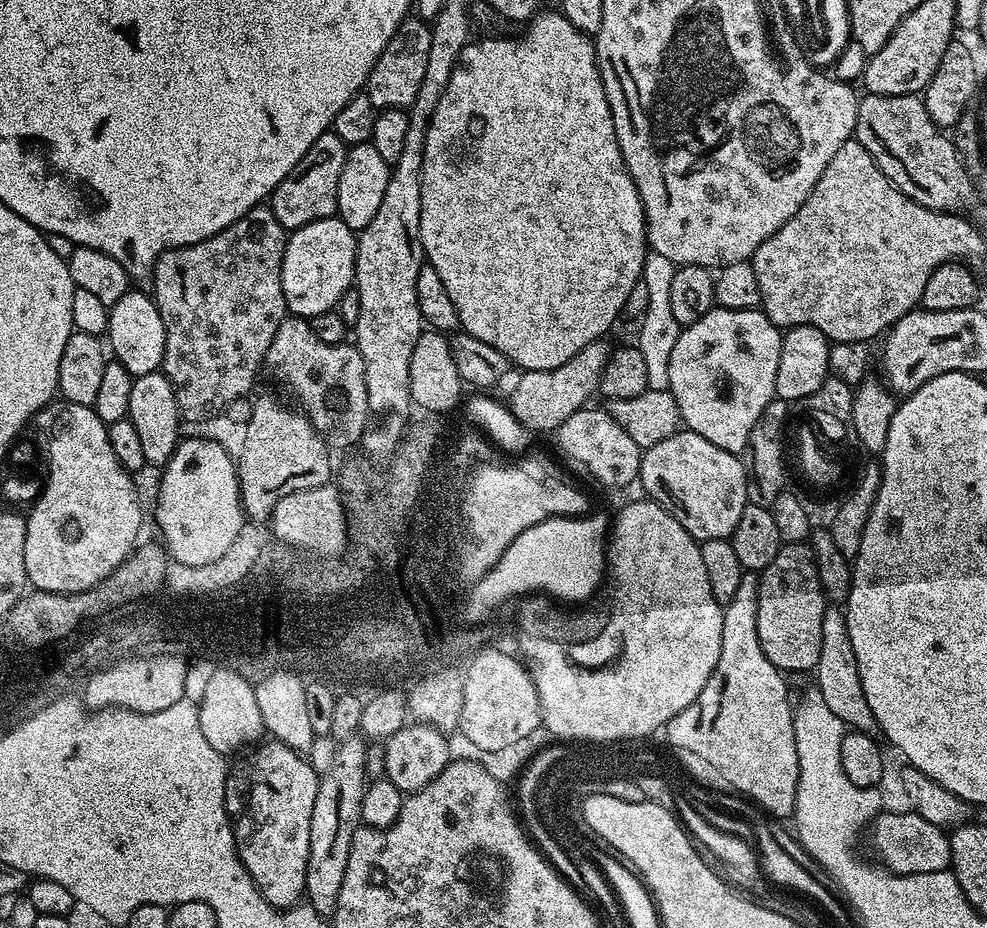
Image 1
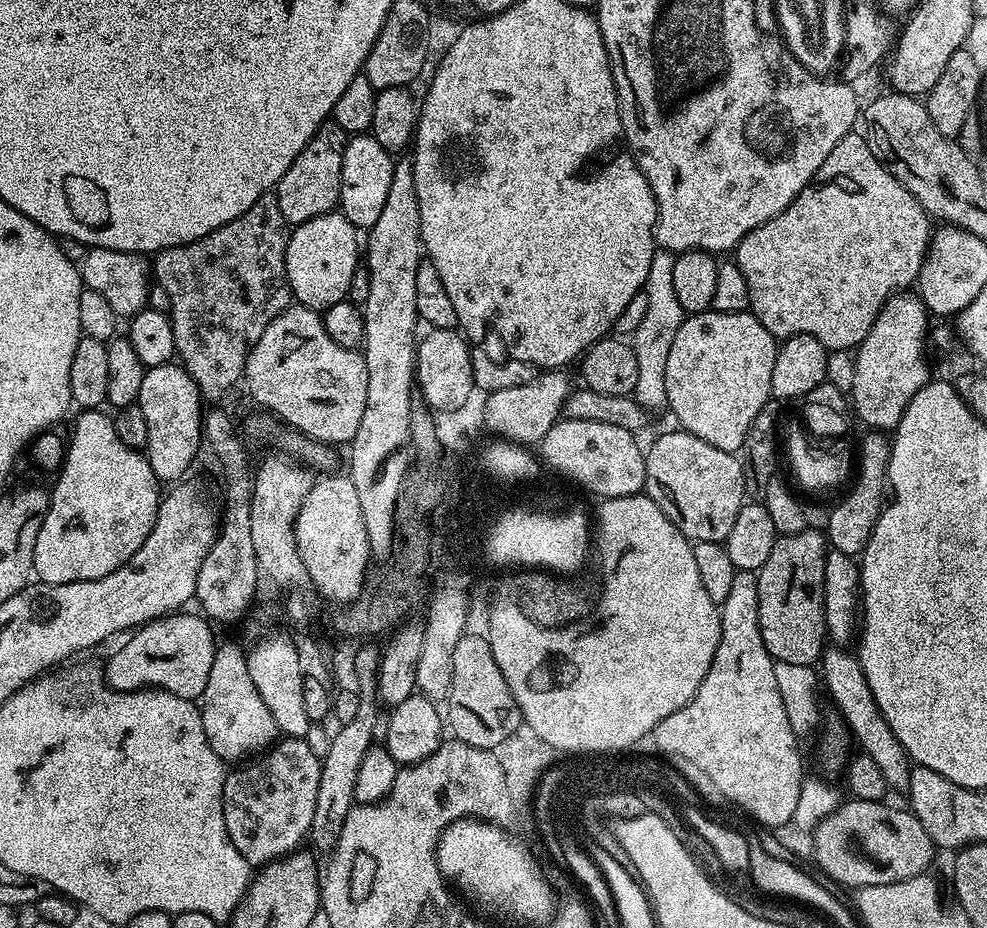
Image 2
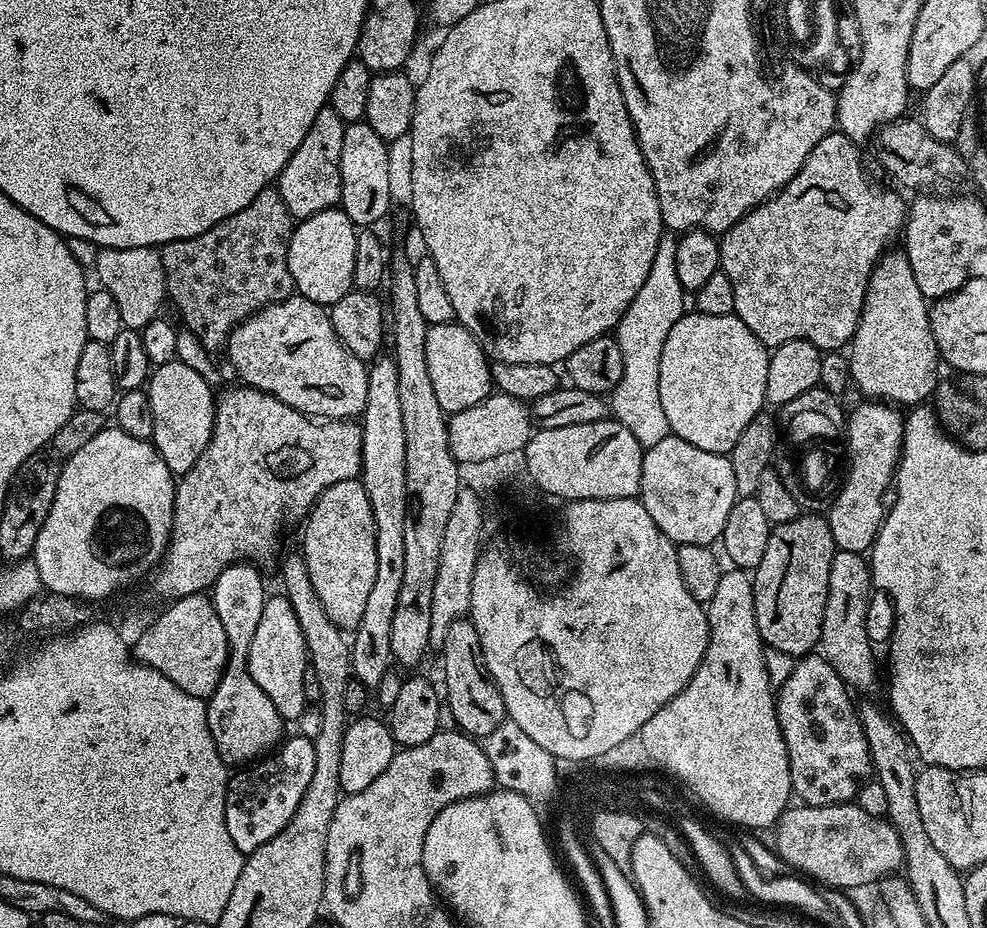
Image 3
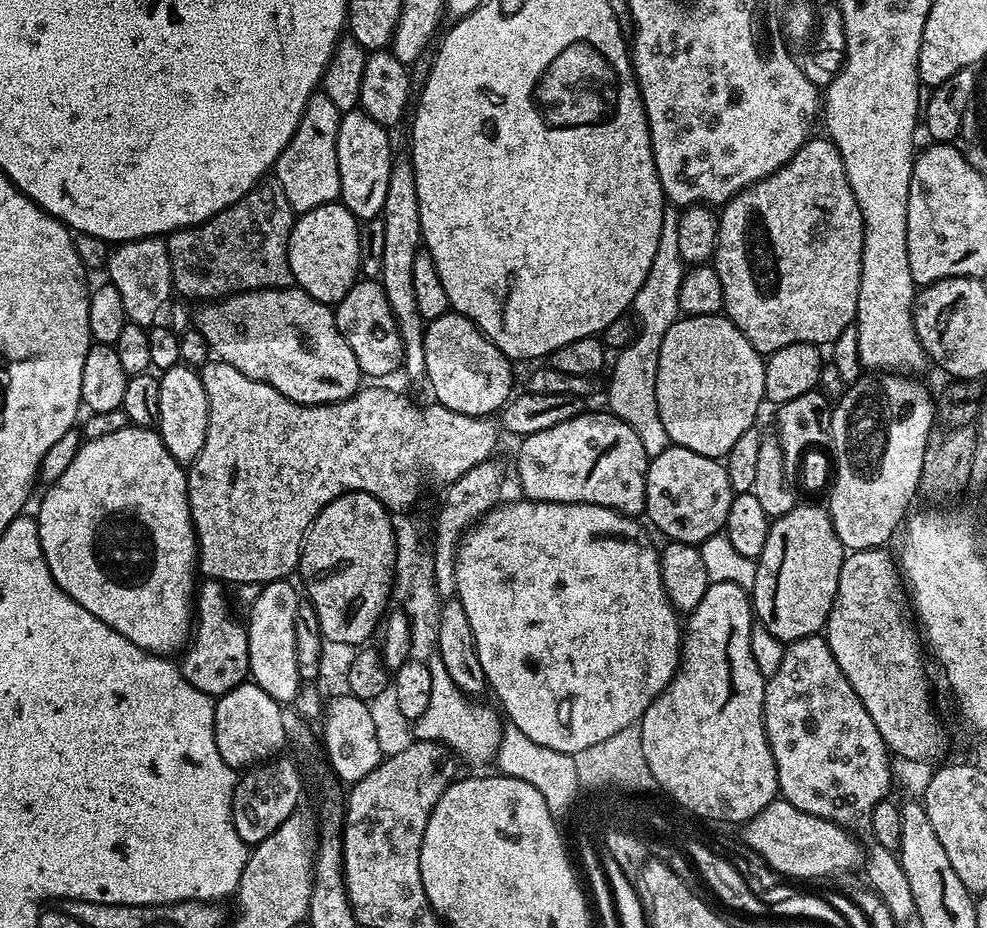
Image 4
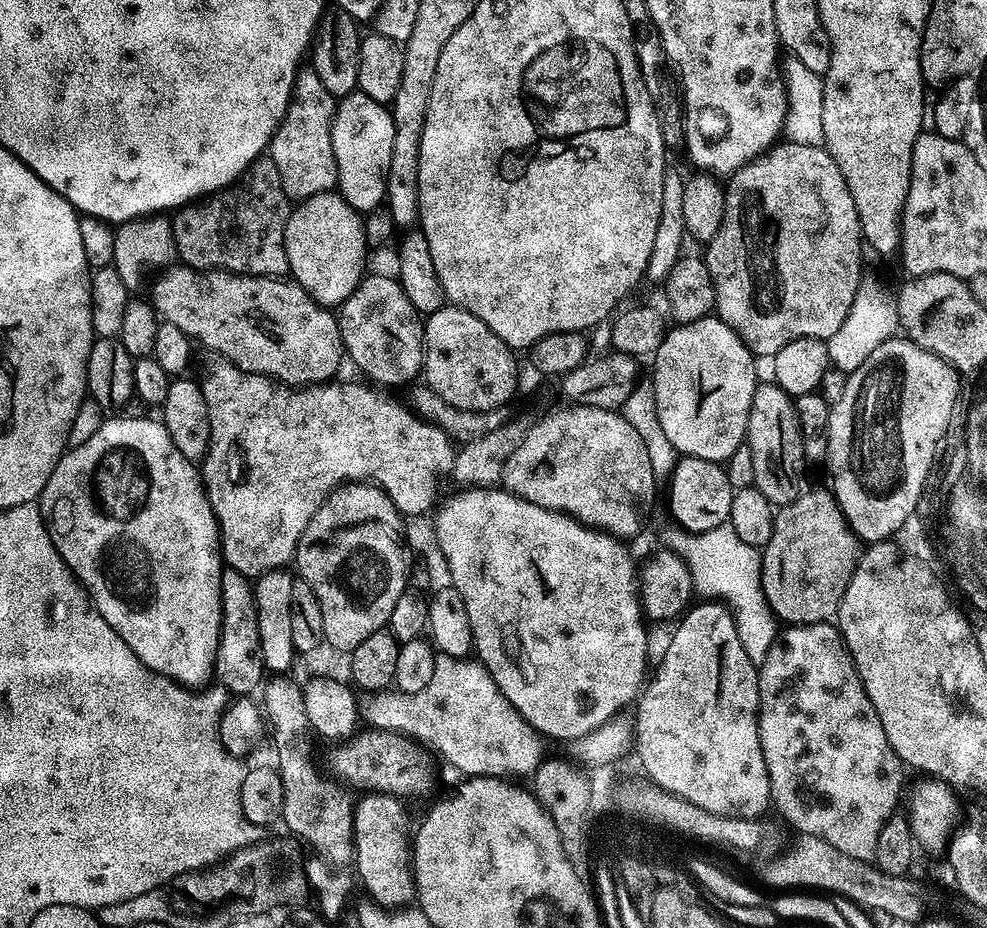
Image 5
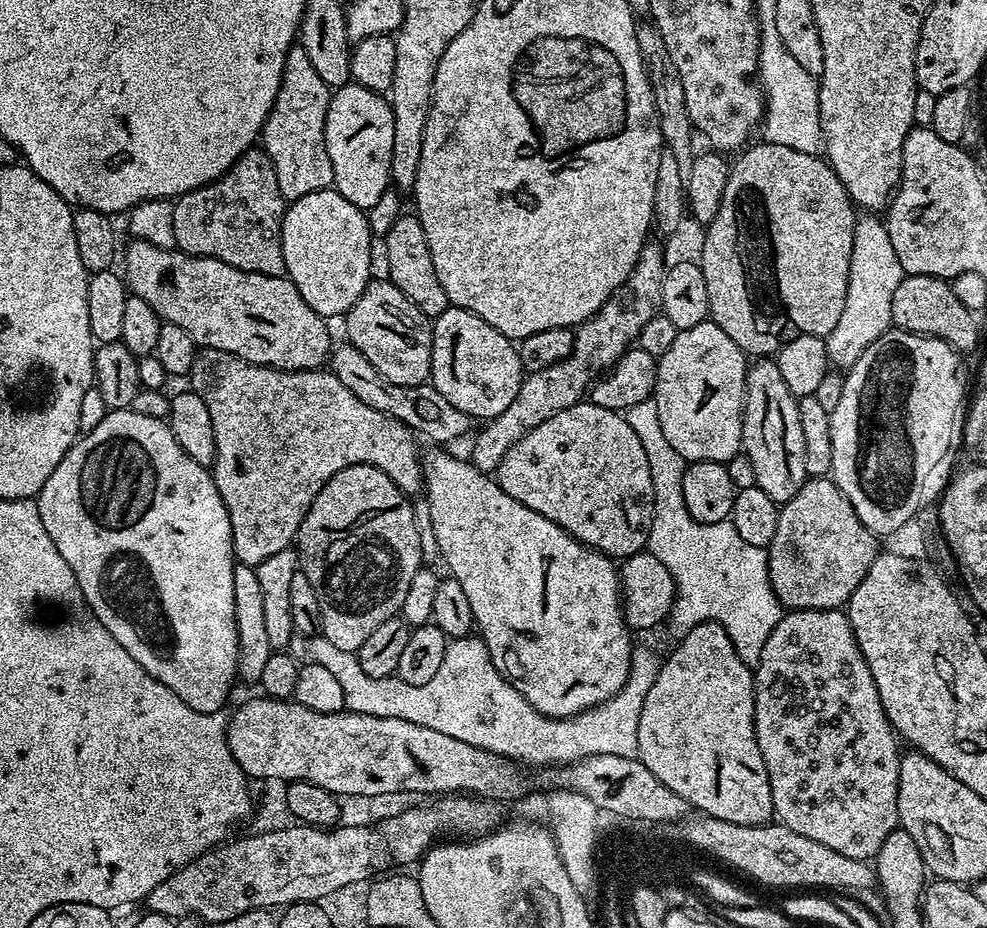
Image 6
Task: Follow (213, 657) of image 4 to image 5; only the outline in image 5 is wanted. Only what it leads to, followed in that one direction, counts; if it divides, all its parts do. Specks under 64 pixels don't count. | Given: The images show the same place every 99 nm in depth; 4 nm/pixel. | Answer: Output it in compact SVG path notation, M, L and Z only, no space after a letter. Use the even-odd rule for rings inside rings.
M225 567L220 575L220 589L222 590L222 626L214 676L219 687L225 692L236 698L247 697L255 688L257 691L261 687L266 676L258 638L254 584L249 577L243 576L230 567Z

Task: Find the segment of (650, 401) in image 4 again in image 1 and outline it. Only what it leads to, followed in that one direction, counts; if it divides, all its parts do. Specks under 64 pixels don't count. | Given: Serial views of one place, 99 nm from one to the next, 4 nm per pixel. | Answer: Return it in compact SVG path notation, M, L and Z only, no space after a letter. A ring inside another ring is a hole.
M649 251L644 257L644 274L642 277L642 292L648 295L648 301L644 304L644 317L640 320L640 341L638 347L642 354L642 359L646 362L646 382L651 390L668 391L670 382L670 350L674 350L674 342L678 342L680 337L681 324L678 318L674 318L674 310L670 310L670 282L674 282L674 274L677 265L670 262L670 258L664 257L657 252Z

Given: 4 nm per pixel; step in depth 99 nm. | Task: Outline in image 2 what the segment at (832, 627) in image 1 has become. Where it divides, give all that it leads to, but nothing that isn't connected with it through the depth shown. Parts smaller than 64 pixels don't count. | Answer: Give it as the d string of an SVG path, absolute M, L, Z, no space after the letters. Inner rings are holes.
M828 646L822 653L822 688L828 691L830 699L836 703L842 719L848 723L850 731L856 735L860 743L859 751L863 755L874 758L878 770L882 770L882 778L886 778L889 789L907 789L908 779L914 767L913 761L909 760L908 752L898 742L894 730L890 730L890 722L878 710L878 702L874 702L874 694L870 694L870 682L866 682L866 674L862 670L859 659L848 653L849 649L844 646Z

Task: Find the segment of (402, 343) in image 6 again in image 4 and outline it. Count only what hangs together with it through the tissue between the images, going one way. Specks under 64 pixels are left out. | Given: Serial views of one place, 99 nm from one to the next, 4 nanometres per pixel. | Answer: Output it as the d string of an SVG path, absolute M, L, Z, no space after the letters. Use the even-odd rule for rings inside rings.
M357 279L346 298L335 305L334 311L338 330L346 338L350 350L354 350L354 358L358 358L358 366L365 377L388 376L395 368L399 369L403 365L402 338L398 334L398 324L390 310L386 290L379 279Z

